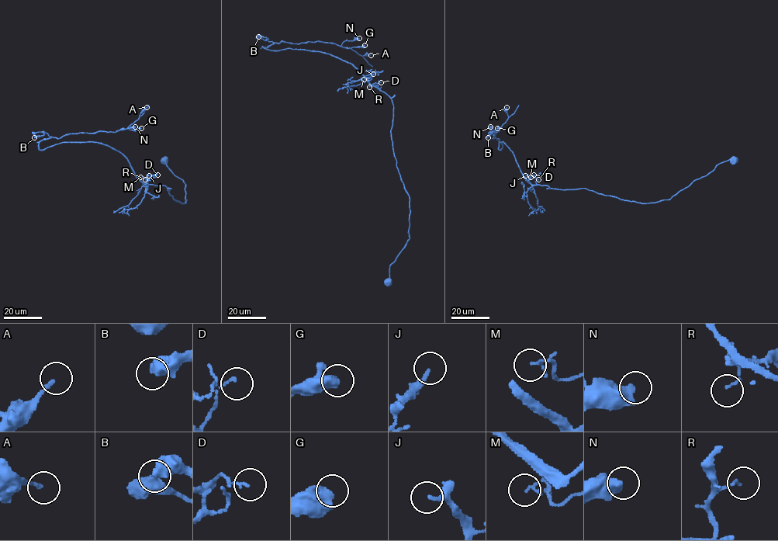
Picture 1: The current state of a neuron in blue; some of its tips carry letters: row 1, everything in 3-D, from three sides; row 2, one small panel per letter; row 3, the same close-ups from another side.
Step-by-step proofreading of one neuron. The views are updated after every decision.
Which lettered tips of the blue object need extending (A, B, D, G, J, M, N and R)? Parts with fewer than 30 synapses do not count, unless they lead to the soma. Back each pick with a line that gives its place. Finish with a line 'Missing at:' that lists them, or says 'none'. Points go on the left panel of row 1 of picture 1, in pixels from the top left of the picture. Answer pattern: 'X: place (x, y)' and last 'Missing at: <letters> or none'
Missing at: none

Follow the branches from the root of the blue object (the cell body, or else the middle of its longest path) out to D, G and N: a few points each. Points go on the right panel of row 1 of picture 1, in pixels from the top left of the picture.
D: (733, 160), (669, 199), (652, 202), (585, 188), (551, 188), (537, 185), (534, 175)
G: (733, 160), (669, 199), (640, 202), (532, 185), (510, 148), (503, 142), (499, 148), (497, 128)
N: (733, 160), (669, 199), (640, 202), (532, 185), (510, 148), (503, 142), (499, 148), (490, 126)

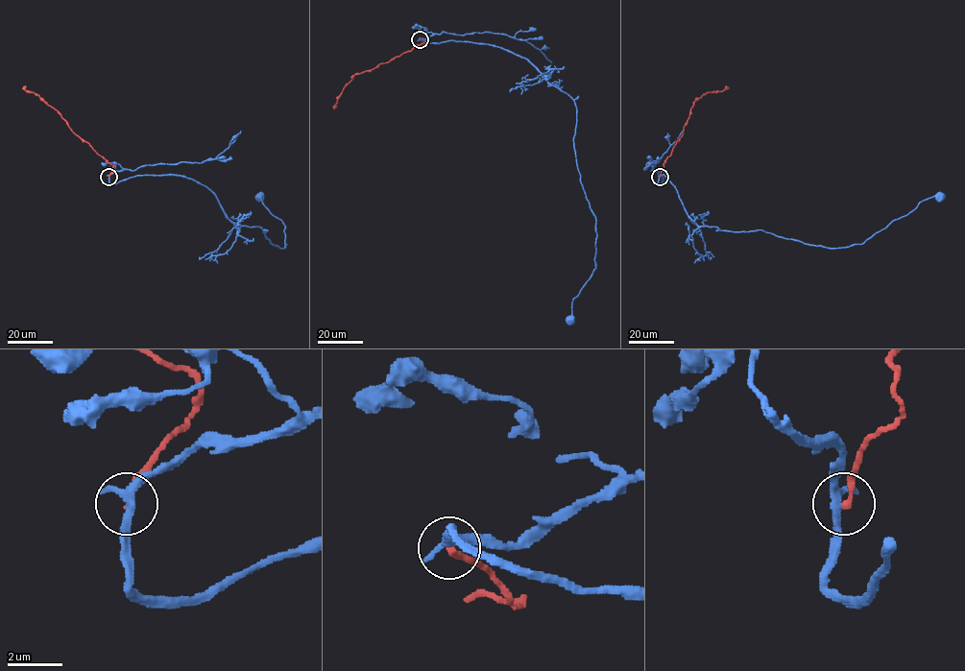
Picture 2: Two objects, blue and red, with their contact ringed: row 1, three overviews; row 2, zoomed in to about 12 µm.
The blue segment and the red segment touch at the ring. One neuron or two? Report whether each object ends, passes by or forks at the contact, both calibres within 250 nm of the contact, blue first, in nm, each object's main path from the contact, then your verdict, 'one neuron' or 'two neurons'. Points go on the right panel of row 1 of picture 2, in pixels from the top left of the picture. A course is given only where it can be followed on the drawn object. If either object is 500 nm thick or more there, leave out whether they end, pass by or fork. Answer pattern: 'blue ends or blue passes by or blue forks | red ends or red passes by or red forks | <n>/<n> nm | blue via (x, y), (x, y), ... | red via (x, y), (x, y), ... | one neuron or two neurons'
blue passes by | red ends | 320/220 nm | blue via (659, 177), (660, 183), (663, 175), (674, 185), (698, 226), (762, 230), (829, 248), (863, 244), (939, 196) | red via (660, 177), (663, 164), (682, 136), (693, 103), (708, 92), (722, 91), (729, 87) | two neurons

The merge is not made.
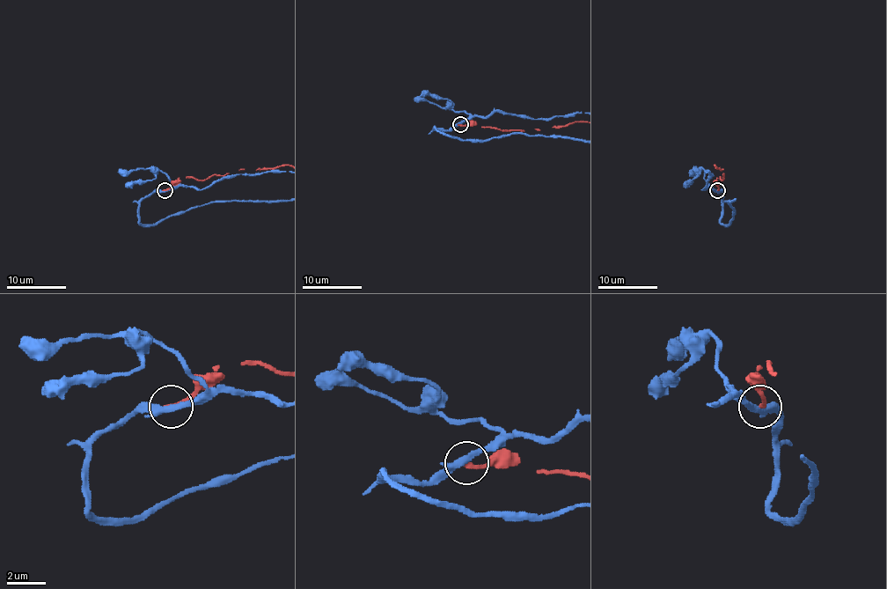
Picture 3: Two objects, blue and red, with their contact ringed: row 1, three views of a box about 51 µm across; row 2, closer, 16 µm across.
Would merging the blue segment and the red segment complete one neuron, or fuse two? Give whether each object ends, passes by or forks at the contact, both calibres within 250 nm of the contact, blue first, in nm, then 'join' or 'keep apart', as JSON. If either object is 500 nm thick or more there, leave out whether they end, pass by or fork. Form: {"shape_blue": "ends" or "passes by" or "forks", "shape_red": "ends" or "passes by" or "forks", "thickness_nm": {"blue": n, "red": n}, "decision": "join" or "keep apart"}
{"shape_blue": "passes by", "shape_red": "ends", "thickness_nm": {"blue": 320, "red": 200}, "decision": "keep apart"}

